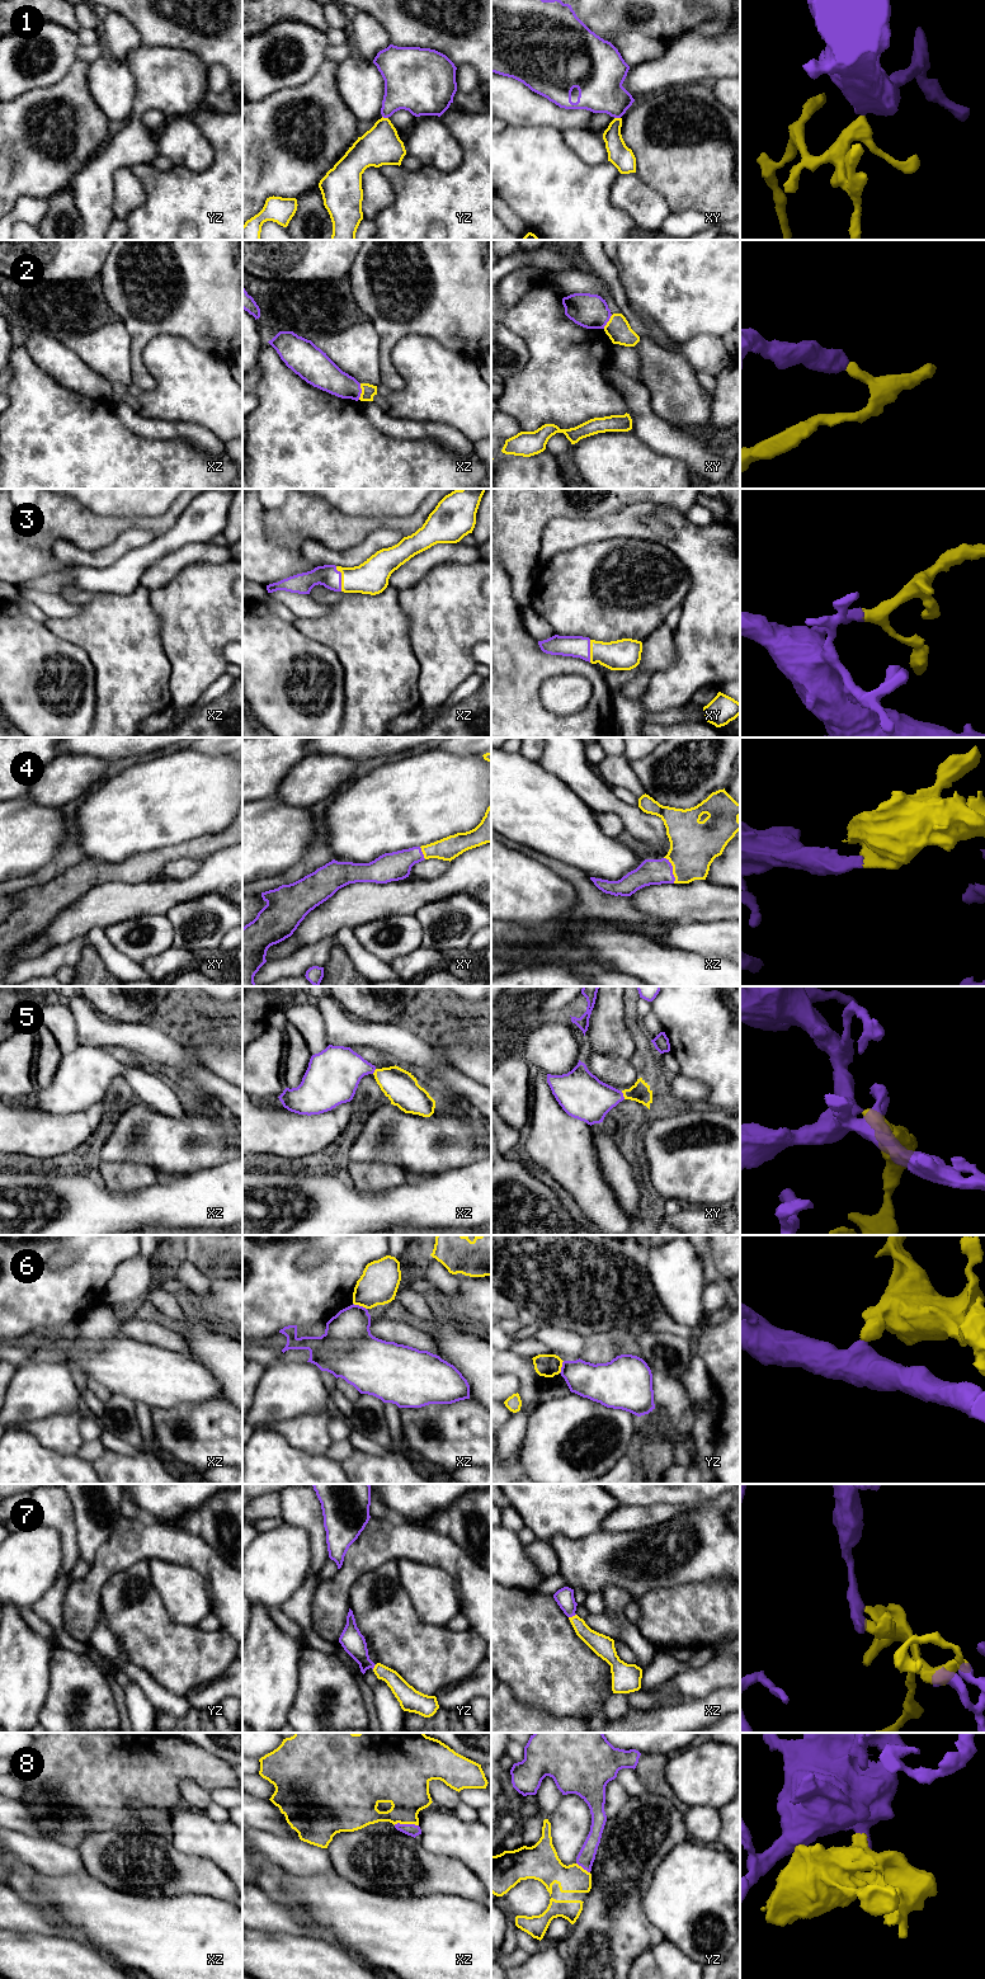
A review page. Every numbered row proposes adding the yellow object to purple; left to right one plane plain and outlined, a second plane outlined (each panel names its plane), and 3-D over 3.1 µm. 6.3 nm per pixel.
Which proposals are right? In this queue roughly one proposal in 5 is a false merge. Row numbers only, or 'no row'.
1, 3, 4, 5, 7, 8

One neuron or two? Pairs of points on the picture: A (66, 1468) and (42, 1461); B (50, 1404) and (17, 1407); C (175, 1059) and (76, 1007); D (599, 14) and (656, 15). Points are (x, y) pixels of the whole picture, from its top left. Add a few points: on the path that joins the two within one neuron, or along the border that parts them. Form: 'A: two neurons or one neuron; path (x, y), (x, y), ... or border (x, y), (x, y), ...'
A: one neuron; path (60, 1468), (48, 1468)
B: one neuron; path (42, 1404), (24, 1404)
C: one neuron; path (151, 1044), (130, 1035), (100, 1031)
D: one neuron; path (613, 14), (642, 14)

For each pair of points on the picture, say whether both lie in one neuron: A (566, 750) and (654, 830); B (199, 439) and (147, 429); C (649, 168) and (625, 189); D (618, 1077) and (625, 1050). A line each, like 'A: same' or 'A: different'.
A: same
B: same
C: different
D: different

